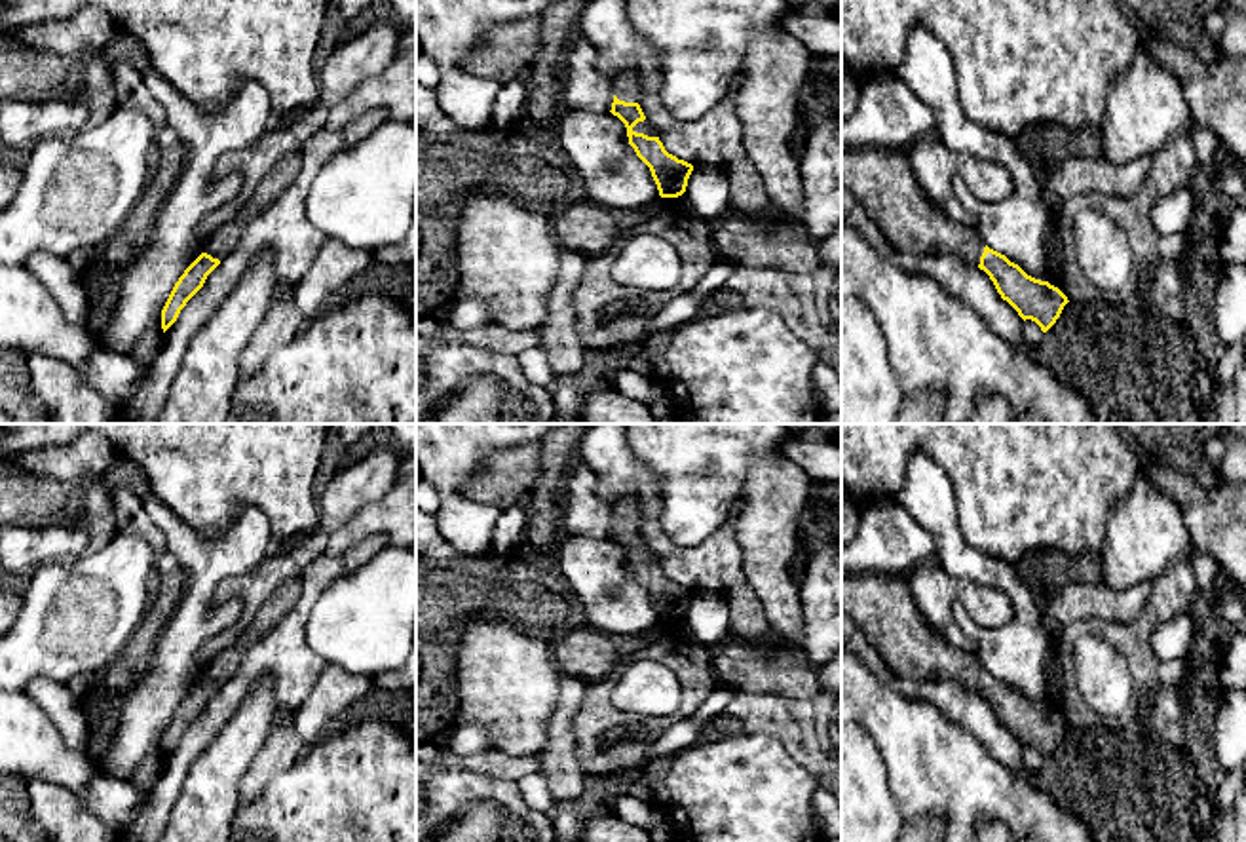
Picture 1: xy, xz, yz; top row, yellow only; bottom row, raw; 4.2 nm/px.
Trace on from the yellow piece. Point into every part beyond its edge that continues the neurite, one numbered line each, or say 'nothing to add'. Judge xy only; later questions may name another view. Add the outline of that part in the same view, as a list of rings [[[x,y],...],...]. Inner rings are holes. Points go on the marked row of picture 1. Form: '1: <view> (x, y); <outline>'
1: xy (223, 240); [[[287,154],[281,158],[253,190],[253,196],[239,213],[207,236],[203,253],[222,260],[234,251],[247,222],[260,215],[300,175],[300,171],[302,154]]]

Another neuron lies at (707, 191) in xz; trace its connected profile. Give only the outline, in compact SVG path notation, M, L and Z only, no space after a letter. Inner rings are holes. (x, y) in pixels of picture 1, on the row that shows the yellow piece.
M693 167L684 196L691 203L693 211L710 224L731 215L729 179L724 167Z

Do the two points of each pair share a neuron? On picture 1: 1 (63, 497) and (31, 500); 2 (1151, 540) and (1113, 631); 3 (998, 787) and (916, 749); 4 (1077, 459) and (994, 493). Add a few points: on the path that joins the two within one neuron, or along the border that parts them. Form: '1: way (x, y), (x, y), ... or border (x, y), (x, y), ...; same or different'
1: way (56, 498), (38, 500); same
2: border (1186, 554), (1178, 555), (1151, 582); different
3: way (977, 785), (960, 782), (937, 766); same
4: way (1057, 462), (1038, 462), (1015, 485); same

